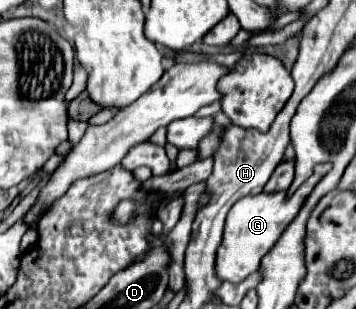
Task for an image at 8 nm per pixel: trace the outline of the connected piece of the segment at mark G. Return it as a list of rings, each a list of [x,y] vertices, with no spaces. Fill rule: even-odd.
[[[328,164],[316,166],[316,172],[310,176],[310,180],[306,180],[292,194],[290,200],[286,198],[286,192],[272,192],[272,194],[260,192],[256,196],[246,196],[244,200],[238,200],[232,206],[232,212],[228,214],[226,228],[224,228],[224,240],[222,240],[218,254],[216,254],[214,268],[216,268],[218,280],[238,284],[258,270],[262,256],[276,244],[276,240],[280,238],[284,228],[294,220],[296,212],[300,210],[300,206],[304,204],[304,200],[308,196],[308,190],[312,190],[316,186],[316,180],[320,176],[324,176],[324,172],[328,172]]]

